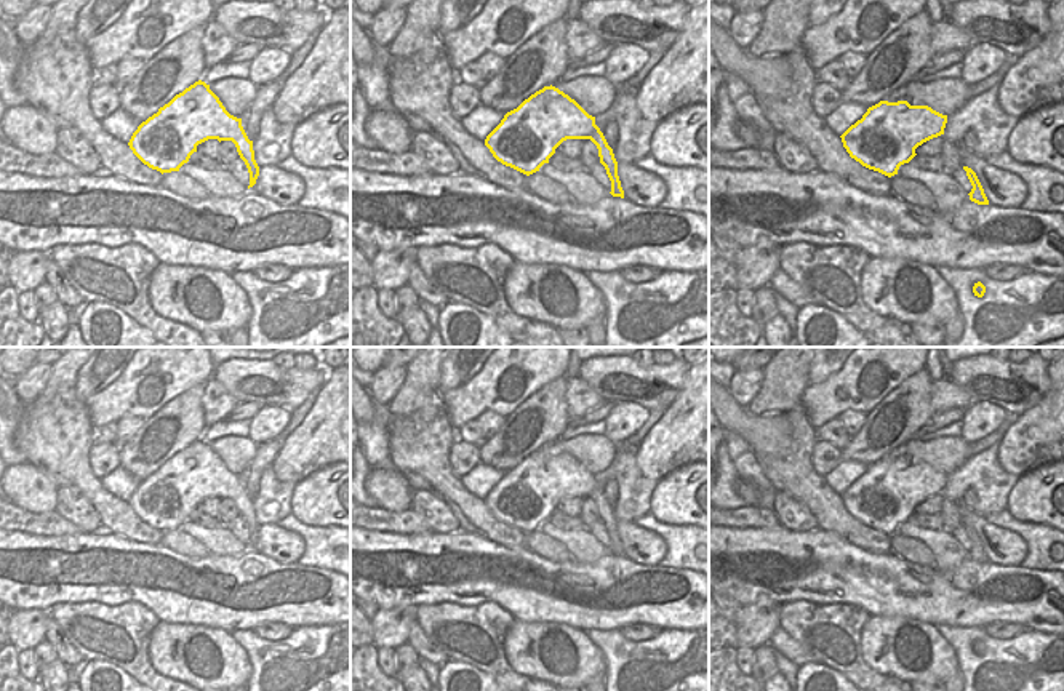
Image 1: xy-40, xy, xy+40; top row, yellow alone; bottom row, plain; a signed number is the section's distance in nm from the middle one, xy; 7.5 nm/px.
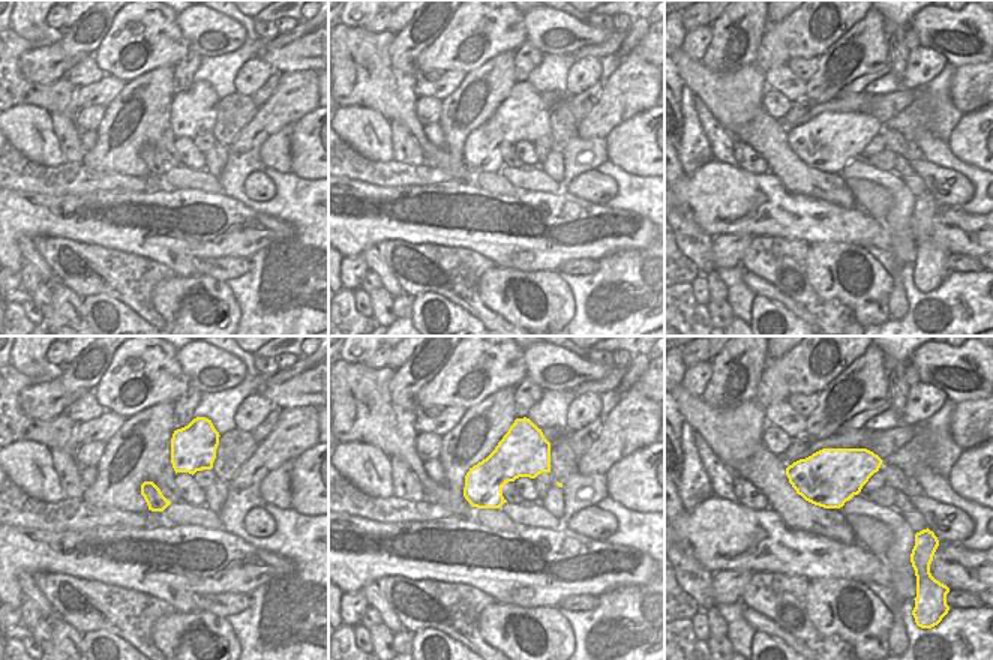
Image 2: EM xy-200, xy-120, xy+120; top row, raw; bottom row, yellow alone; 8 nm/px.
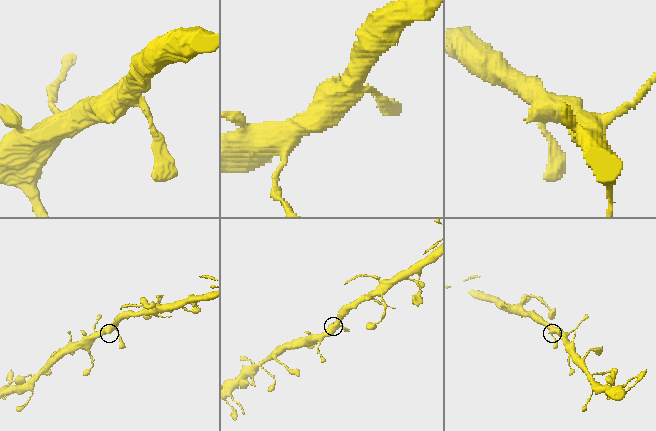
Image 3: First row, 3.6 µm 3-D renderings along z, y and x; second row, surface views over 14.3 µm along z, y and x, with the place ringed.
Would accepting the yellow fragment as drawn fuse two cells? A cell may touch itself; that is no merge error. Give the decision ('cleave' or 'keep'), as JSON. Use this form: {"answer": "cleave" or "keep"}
{"answer": "keep"}

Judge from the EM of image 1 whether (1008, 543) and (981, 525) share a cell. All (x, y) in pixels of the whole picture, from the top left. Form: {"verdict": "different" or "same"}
{"verdict": "same"}

